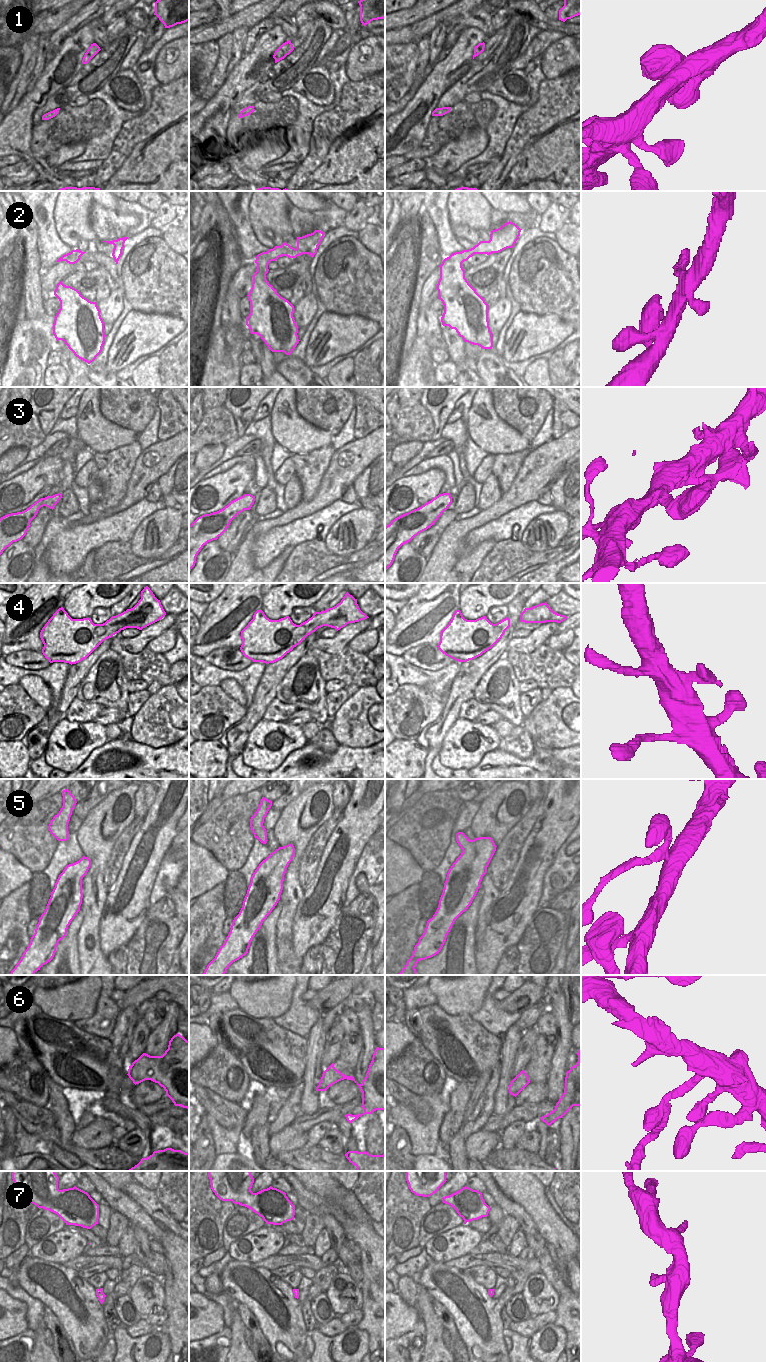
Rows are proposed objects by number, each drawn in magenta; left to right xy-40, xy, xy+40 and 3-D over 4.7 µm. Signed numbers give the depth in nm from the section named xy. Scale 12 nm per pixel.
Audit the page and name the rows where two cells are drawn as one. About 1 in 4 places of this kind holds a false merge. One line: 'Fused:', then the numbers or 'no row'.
Fused: 6

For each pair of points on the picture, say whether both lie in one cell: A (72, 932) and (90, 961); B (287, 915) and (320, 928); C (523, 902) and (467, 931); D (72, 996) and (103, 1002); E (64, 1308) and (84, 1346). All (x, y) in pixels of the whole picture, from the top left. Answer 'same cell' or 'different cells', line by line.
A: different cells
B: different cells
C: different cells
D: different cells
E: same cell

